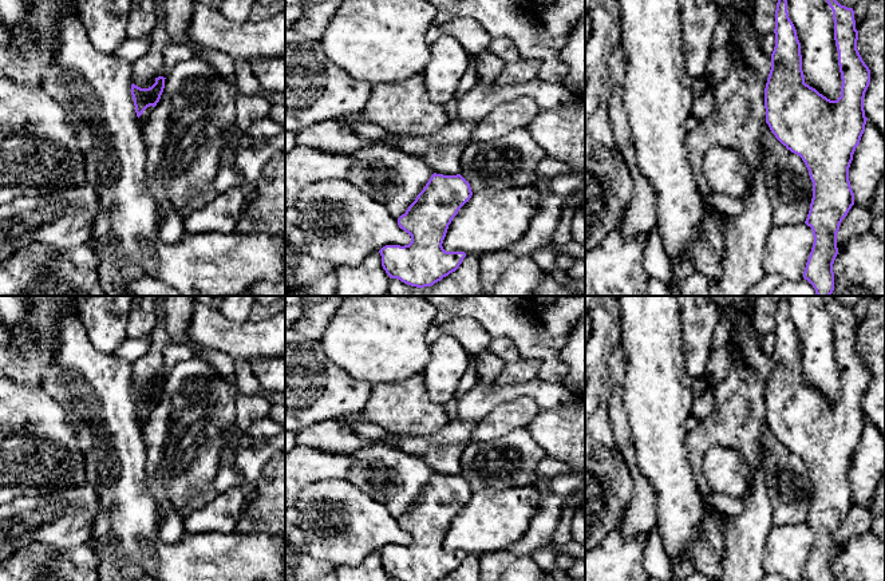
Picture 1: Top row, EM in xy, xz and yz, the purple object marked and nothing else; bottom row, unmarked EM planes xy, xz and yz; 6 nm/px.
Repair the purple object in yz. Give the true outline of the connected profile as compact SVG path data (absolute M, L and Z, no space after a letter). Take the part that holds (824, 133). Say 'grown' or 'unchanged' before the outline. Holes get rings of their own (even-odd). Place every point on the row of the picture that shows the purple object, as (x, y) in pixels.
unchanged; M787 0L777 3L775 47L765 88L766 123L787 150L802 158L813 182L813 198L805 224L811 228L814 242L803 278L813 285L817 296L830 296L834 290L833 264L838 254L837 233L842 220L854 205L849 167L865 131L868 118L865 116L864 98L870 83L870 70L857 50L858 31L853 8L841 5L837 0L826 1L833 11L834 40L842 79L841 96L837 100L830 100L805 83L801 43L789 17Z

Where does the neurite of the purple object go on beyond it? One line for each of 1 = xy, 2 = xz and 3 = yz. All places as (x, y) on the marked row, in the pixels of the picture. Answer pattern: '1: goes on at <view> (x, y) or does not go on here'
1: does not go on here
2: does not go on here
3: does not go on here

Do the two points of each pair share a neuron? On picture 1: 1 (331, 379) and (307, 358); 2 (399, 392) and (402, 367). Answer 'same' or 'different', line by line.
1: same
2: different

